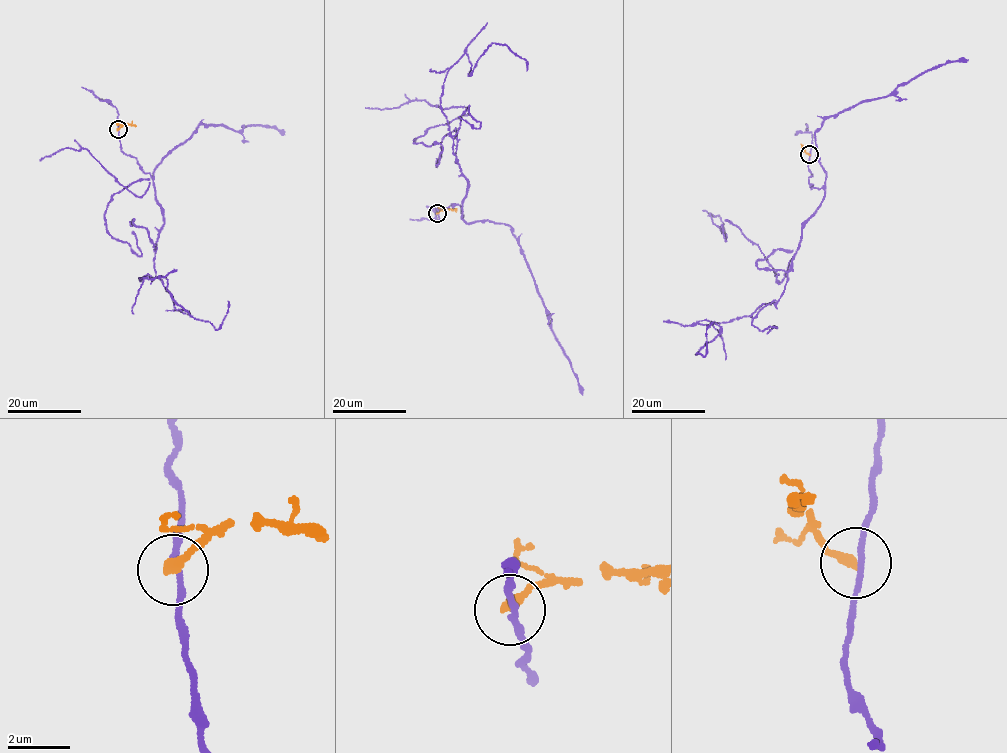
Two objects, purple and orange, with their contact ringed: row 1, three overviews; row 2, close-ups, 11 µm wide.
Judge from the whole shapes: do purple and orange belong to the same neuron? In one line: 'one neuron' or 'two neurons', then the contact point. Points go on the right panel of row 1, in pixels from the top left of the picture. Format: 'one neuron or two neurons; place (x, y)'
two neurons; place (809, 154)

